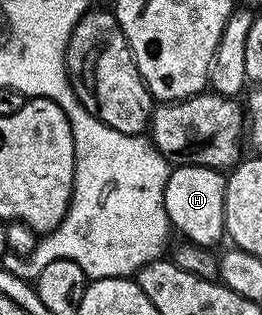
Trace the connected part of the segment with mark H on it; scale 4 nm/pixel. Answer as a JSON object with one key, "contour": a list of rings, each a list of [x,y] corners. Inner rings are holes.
{"contour":[[[178,165],[170,169],[165,185],[165,207],[170,227],[194,246],[213,248],[225,233],[225,183],[226,175],[206,166]]]}

